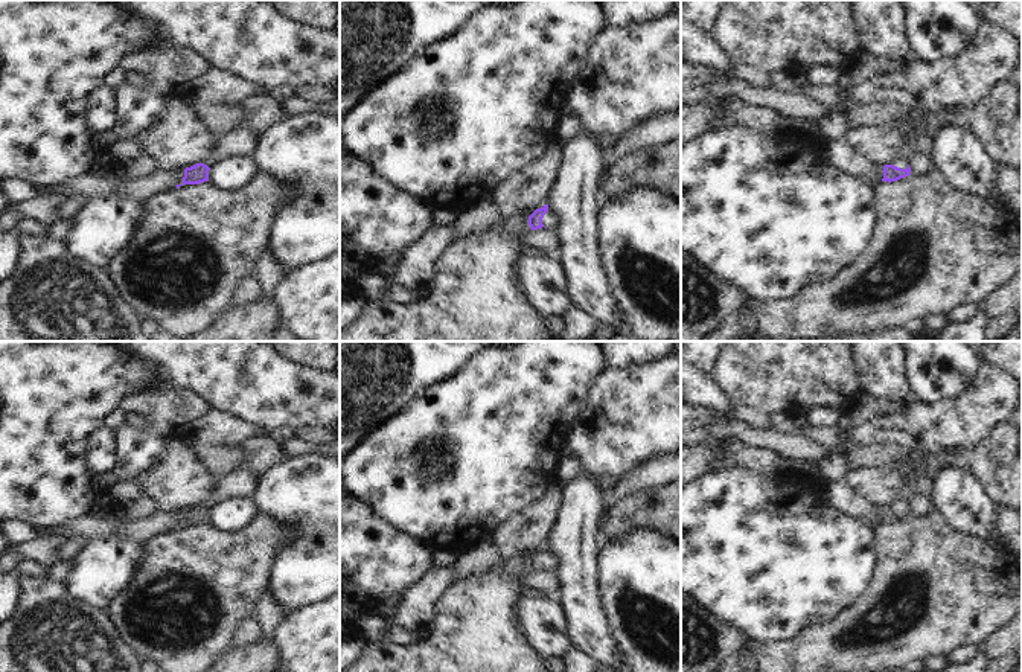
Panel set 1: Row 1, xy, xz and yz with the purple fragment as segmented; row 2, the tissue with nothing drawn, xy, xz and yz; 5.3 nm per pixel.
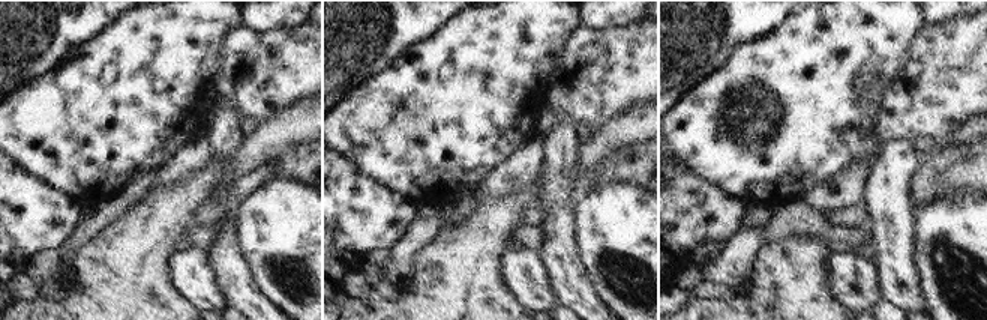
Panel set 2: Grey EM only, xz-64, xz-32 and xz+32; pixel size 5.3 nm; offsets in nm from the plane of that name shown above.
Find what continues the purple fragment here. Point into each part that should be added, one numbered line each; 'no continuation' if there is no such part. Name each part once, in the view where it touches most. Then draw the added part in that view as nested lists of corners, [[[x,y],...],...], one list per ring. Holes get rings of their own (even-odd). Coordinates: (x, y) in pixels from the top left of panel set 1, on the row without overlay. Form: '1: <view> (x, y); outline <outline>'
1: xz (550, 561); outline [[[550,550],[542,559],[544,568],[551,570],[551,571],[556,570],[557,562],[559,562],[557,556],[554,553],[551,553]]]

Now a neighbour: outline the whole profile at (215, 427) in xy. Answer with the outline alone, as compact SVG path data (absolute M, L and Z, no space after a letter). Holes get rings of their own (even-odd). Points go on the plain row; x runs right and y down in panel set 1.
M209 410L184 425L189 443L242 445L259 436L259 430L221 410Z

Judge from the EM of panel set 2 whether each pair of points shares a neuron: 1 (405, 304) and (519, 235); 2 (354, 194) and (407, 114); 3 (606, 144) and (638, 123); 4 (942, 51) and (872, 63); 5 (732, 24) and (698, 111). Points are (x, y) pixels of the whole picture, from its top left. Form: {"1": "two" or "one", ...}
{"1": "two", "2": "two", "3": "one", "4": "two", "5": "two"}

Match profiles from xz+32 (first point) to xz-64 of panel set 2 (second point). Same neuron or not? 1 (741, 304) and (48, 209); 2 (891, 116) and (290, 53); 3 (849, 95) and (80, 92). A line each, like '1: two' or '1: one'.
1: two
2: one
3: one

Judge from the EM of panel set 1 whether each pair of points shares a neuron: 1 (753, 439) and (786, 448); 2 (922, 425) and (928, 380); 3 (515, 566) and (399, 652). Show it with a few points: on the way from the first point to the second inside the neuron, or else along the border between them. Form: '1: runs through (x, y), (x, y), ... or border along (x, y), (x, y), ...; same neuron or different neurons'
1: runs through (760, 439), (779, 444); same neuron
2: border along (960, 393), (937, 403), (919, 403), (916, 400); different neurons
3: runs through (489, 595), (428, 652); same neuron

